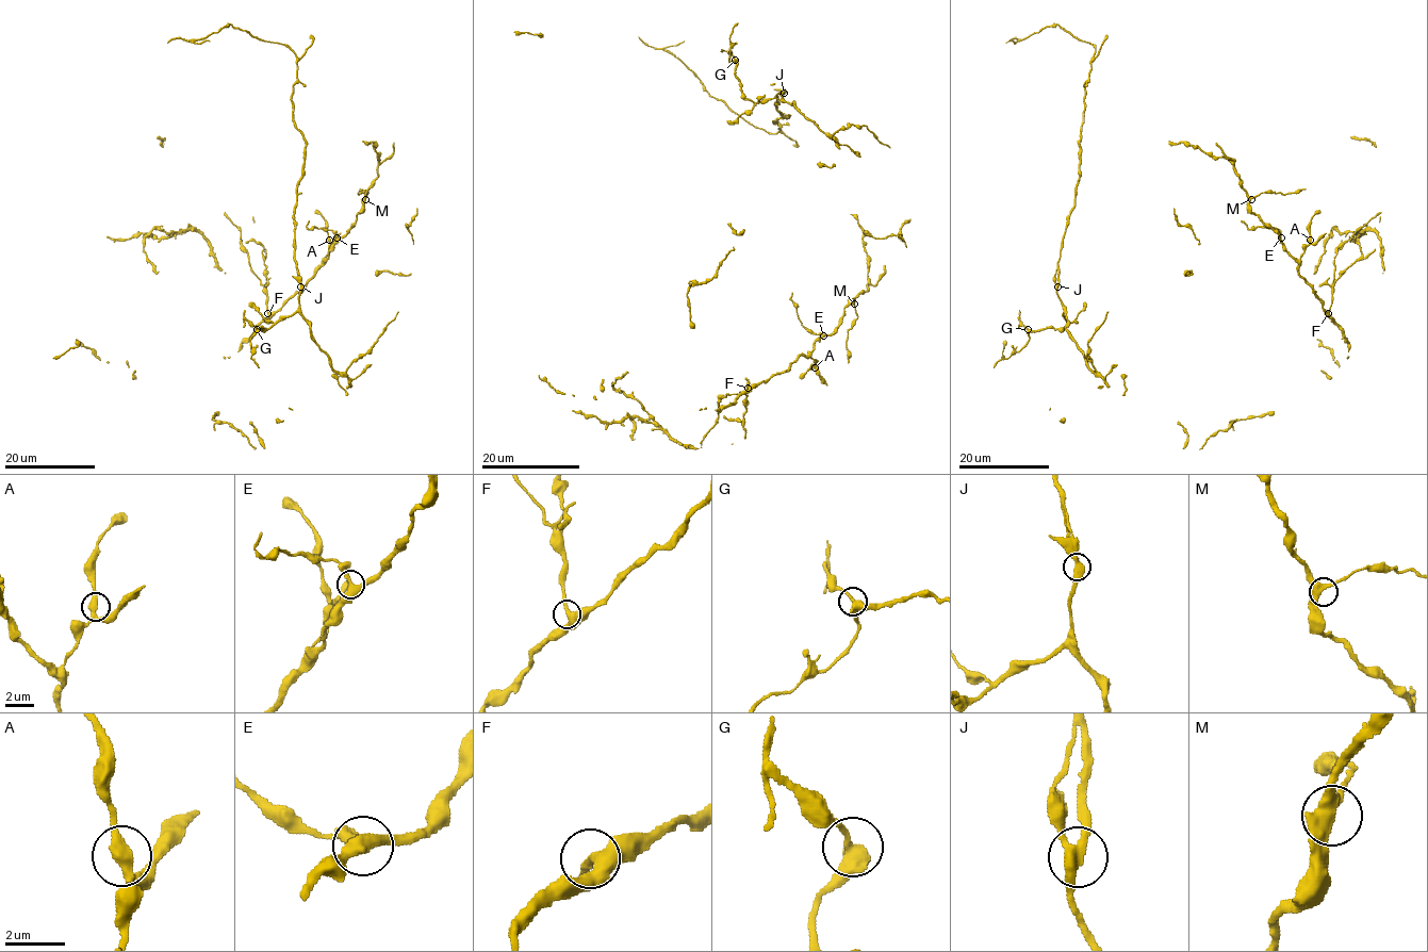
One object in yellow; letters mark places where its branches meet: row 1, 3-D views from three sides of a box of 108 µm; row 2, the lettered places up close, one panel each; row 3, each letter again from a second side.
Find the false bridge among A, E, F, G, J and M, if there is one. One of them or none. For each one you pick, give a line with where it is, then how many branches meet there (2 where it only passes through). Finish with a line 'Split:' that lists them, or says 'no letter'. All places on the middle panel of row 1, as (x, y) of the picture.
J: (784, 93) | 3
Split: J

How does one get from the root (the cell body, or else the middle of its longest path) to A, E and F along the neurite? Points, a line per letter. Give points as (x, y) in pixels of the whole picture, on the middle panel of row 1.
A: (867, 276), (867, 289), (843, 309), (836, 329), (815, 343), (809, 356), (815, 360), (815, 367)
E: (867, 276), (867, 289), (843, 309), (836, 329), (823, 335)
F: (867, 276), (867, 289), (843, 309), (833, 333), (823, 334), (807, 356), (800, 356), (787, 370), (748, 388)

